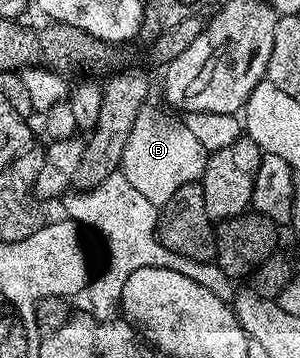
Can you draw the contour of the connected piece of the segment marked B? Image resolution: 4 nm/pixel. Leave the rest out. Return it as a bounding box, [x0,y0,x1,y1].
[121,107,209,207]

